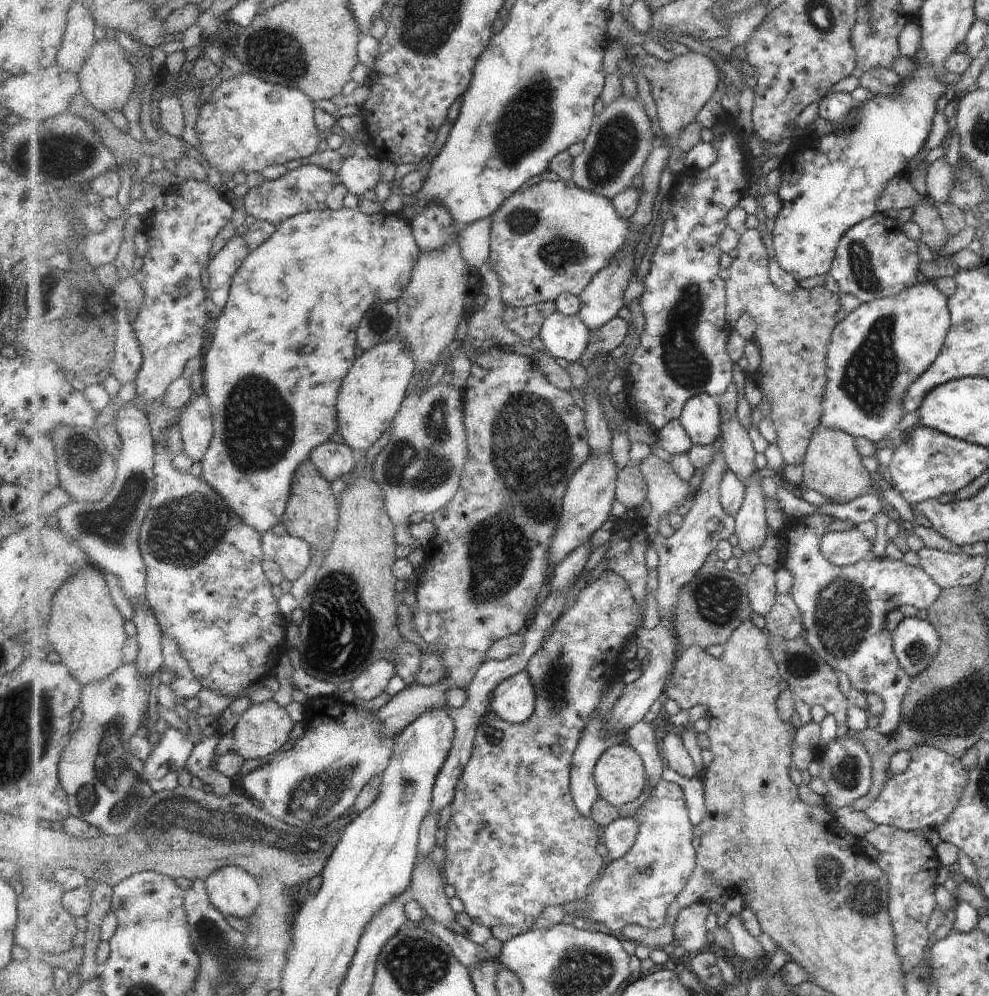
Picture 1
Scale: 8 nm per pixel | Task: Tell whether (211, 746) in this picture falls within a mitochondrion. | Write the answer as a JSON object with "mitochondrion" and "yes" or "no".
{"mitochondrion":"no"}

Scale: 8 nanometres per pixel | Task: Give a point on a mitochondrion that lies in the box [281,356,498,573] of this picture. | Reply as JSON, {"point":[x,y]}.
{"point":[419,466]}

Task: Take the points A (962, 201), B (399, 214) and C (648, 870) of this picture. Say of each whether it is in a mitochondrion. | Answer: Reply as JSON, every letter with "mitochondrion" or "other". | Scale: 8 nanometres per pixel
{"A":"other","B":"other","C":"mitochondrion"}

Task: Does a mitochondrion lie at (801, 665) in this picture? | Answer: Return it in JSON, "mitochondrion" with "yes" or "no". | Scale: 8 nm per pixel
{"mitochondrion":"yes"}

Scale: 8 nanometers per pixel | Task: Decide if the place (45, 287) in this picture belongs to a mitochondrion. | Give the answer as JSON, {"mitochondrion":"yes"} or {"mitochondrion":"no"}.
{"mitochondrion":"yes"}

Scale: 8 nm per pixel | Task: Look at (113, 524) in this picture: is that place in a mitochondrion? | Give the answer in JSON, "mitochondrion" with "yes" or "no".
{"mitochondrion":"yes"}

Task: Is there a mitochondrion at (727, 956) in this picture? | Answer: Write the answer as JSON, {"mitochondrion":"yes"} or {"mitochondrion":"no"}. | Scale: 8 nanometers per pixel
{"mitochondrion":"no"}

